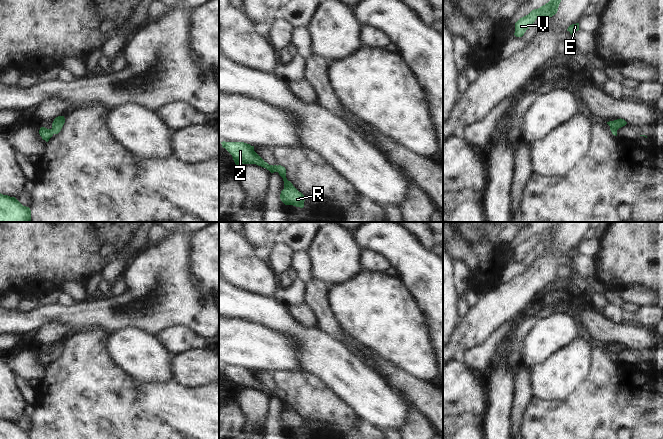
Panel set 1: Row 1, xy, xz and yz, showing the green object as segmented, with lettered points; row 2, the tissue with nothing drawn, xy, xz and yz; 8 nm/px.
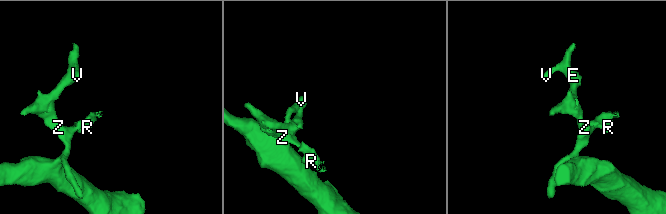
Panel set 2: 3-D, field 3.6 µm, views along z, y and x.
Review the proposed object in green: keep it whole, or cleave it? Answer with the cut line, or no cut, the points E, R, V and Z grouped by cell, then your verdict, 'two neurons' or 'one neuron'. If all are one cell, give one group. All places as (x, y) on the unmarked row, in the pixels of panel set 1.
cut none; groups E R V Z; one neuron

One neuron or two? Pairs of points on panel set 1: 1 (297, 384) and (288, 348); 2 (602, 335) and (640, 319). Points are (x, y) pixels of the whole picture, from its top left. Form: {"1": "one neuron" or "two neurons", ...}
{"1": "two neurons", "2": "two neurons"}

